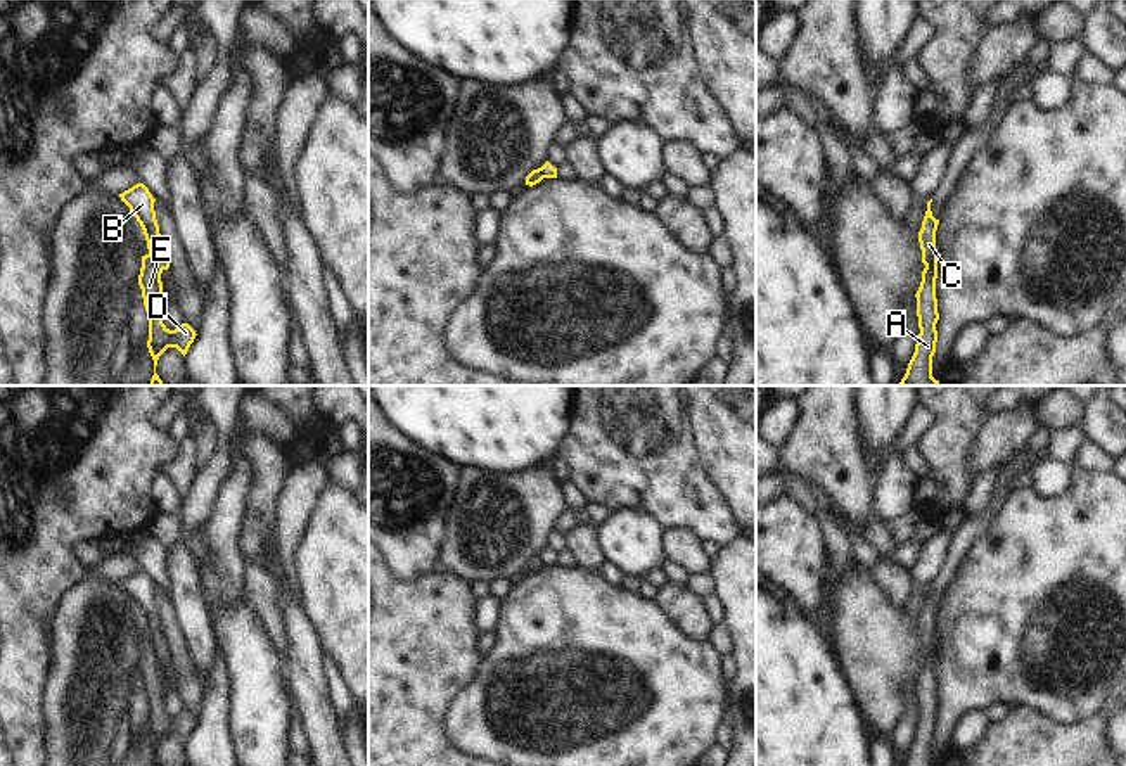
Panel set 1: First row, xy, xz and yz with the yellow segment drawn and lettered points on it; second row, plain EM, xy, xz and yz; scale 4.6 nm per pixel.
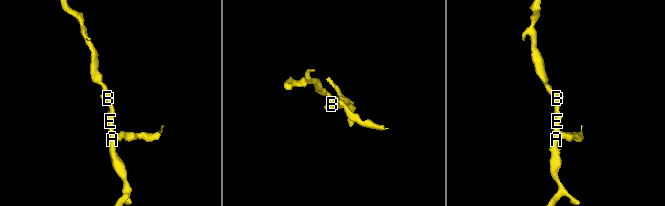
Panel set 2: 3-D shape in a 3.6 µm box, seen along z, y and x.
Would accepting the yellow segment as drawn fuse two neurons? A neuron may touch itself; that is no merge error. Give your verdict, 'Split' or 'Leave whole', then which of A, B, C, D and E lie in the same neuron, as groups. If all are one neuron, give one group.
Split. Groups: A D E / B C

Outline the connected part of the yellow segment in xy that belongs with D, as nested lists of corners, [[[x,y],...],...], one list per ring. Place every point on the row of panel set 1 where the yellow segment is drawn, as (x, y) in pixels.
[[[149,254],[142,256],[142,268],[138,285],[142,289],[144,306],[149,316],[149,341],[147,348],[154,360],[154,375],[149,386],[164,386],[156,373],[157,360],[168,348],[176,348],[183,356],[195,339],[195,330],[189,323],[170,330],[163,323],[163,270],[156,266]]]

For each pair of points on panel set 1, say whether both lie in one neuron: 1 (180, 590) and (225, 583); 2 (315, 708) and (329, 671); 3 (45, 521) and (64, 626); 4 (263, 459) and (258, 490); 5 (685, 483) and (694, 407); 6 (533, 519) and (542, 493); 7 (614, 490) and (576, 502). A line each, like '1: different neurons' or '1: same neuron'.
1: different neurons
2: different neurons
3: different neurons
4: same neuron
5: different neurons
6: same neuron
7: different neurons

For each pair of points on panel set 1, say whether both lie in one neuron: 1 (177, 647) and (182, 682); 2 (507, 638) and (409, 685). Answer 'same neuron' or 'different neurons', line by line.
1: same neuron
2: different neurons

